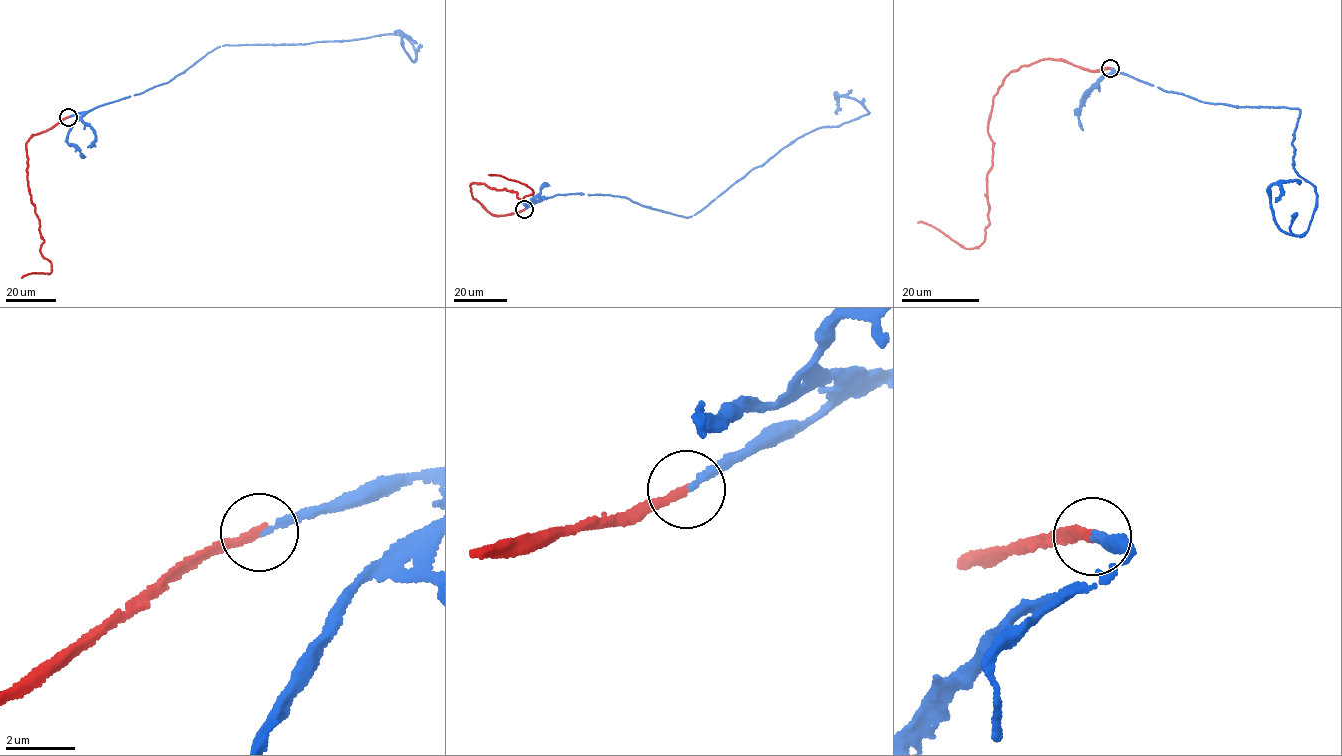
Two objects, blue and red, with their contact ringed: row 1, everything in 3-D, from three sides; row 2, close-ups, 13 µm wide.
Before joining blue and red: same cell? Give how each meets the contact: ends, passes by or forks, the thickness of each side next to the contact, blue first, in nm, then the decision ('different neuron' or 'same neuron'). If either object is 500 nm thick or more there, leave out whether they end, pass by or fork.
blue ends | red ends | 180/220 nm | same neuron

